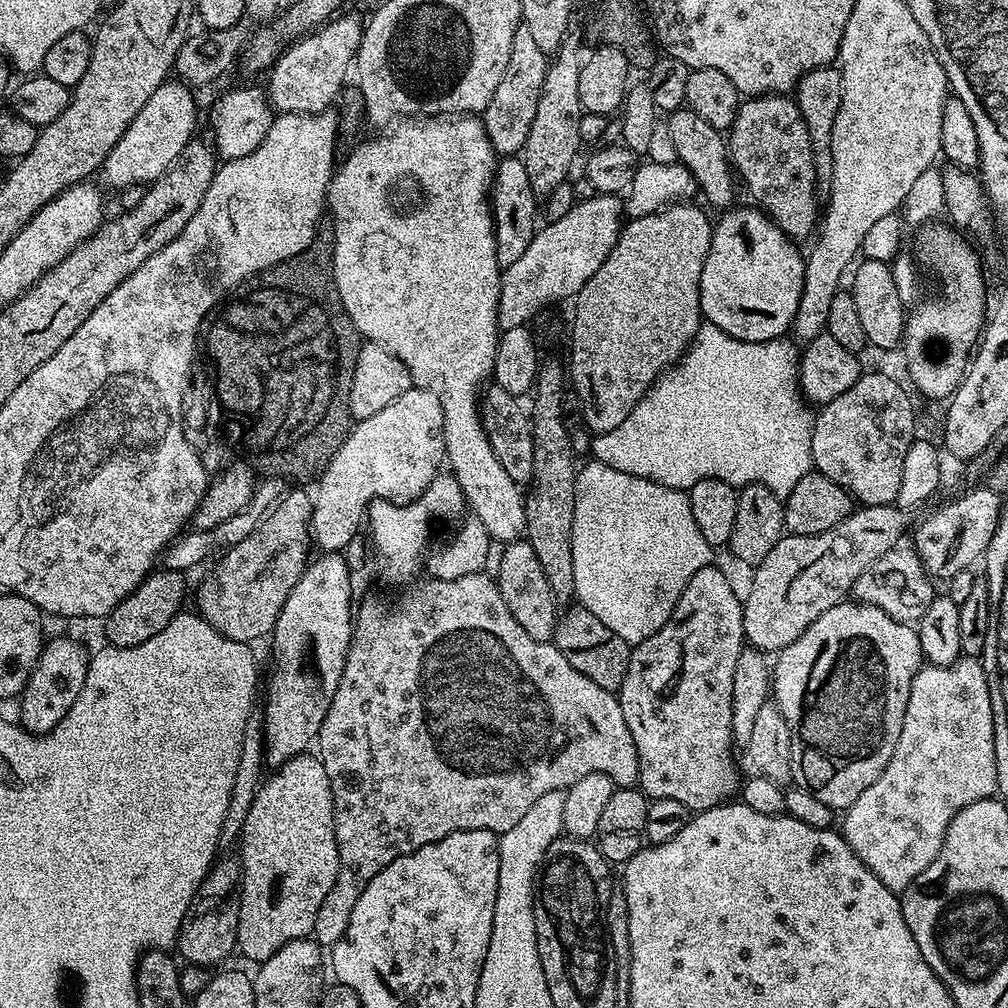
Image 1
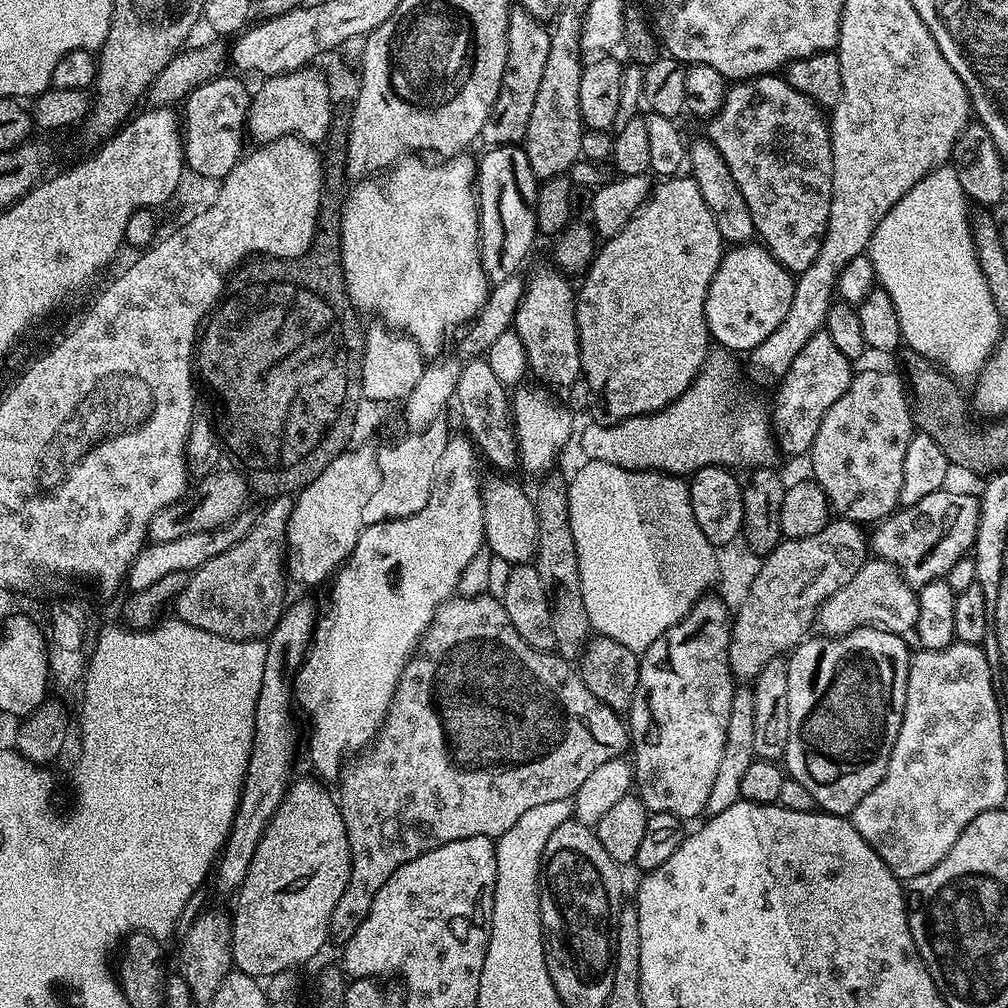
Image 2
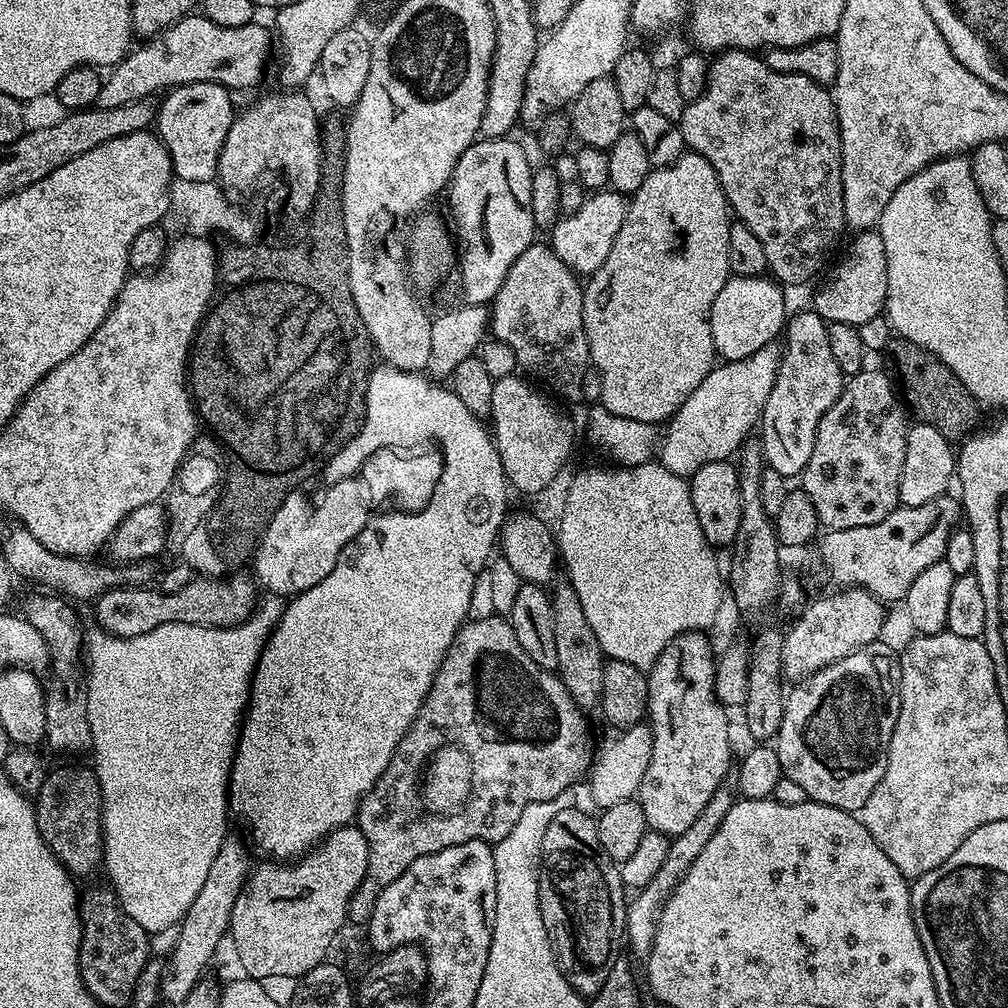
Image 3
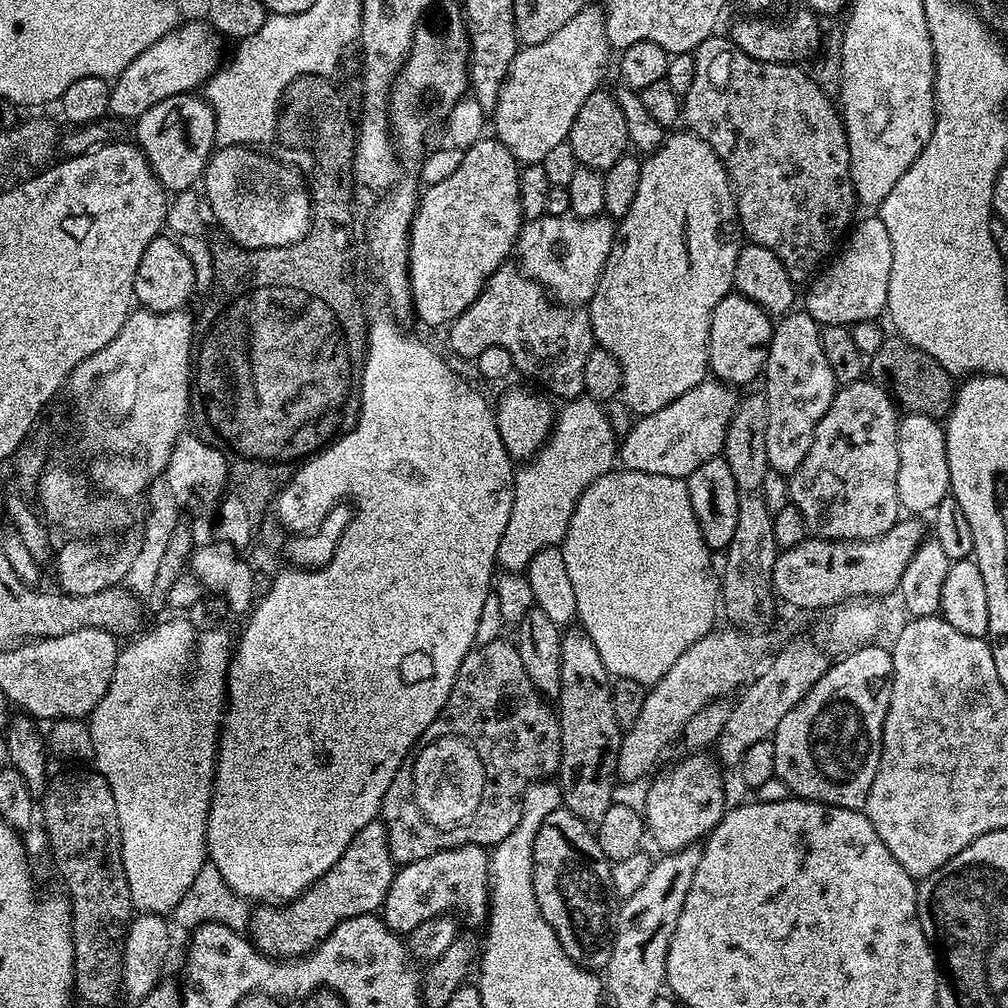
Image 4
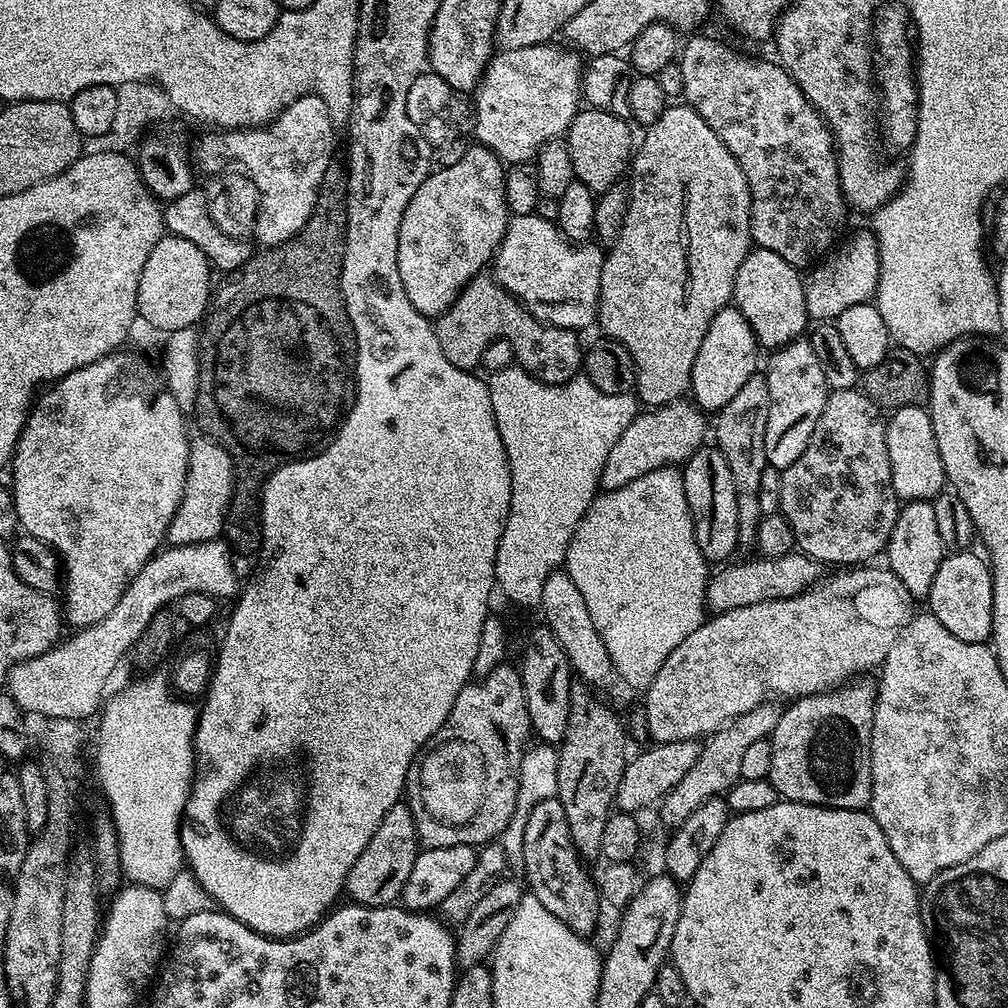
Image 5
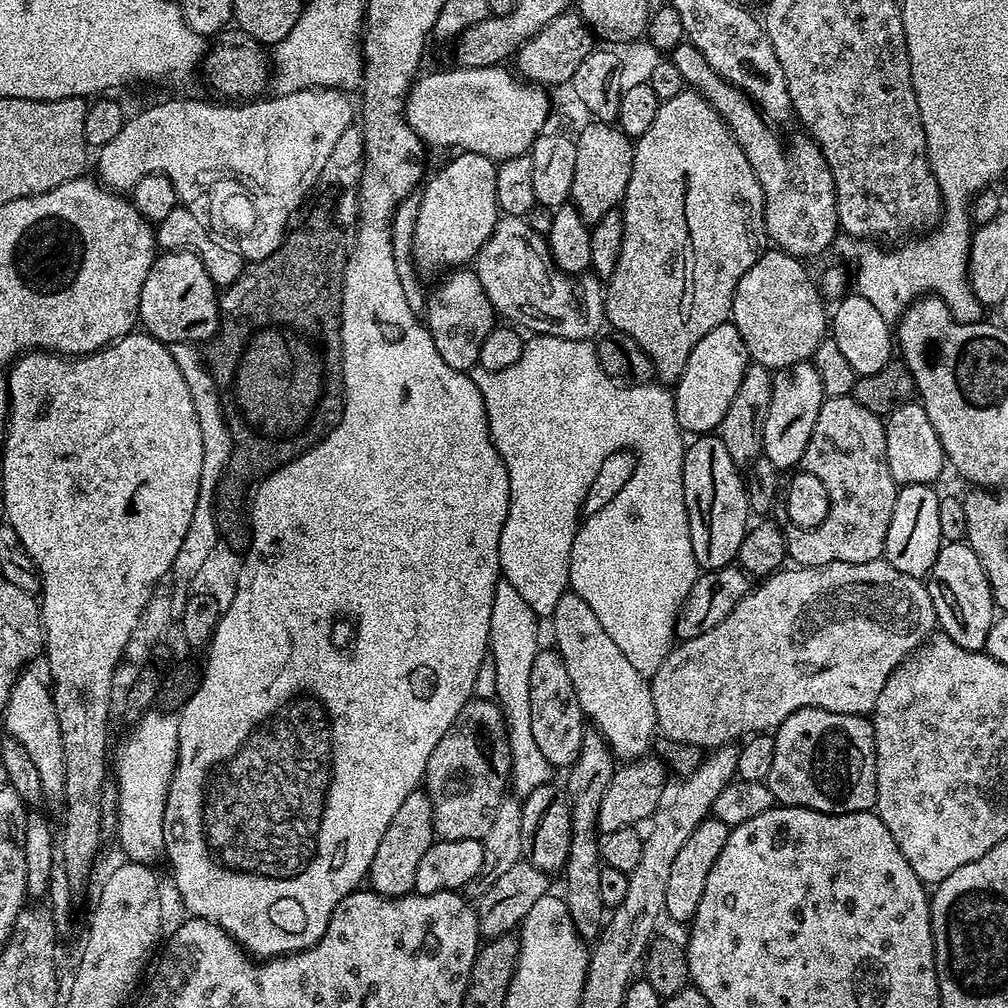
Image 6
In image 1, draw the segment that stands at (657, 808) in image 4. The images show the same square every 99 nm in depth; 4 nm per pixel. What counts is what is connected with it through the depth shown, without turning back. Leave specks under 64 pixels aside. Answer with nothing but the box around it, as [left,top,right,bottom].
[618,566,745,813]

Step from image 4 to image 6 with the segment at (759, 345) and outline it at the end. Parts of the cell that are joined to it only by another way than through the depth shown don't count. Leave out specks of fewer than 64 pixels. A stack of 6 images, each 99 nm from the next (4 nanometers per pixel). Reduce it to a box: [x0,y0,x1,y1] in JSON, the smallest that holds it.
[674,322,749,434]

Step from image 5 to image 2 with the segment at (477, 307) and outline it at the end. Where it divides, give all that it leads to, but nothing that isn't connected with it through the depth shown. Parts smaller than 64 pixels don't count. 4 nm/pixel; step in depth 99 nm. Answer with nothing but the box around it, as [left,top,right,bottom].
[514,268,582,390]

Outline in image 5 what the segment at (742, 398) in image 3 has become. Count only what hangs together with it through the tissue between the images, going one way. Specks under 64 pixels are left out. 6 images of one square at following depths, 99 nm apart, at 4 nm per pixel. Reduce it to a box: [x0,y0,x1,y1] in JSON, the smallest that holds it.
[600,403,710,491]

